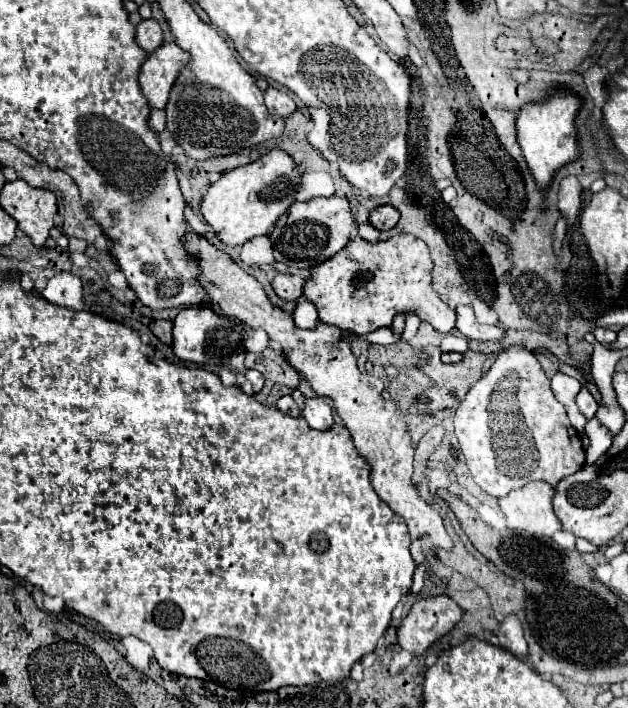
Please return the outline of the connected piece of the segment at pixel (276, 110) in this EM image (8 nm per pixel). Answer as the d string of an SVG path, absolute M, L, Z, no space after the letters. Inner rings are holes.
M268 87L266 93L264 93L264 97L266 97L268 111L274 113L274 115L280 115L282 119L290 117L296 111L296 103L286 93L282 93L276 87Z

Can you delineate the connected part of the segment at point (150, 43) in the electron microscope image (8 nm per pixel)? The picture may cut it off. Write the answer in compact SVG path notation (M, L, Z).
M144 19L144 21L140 21L140 25L136 29L136 43L144 51L148 51L148 53L156 51L162 45L162 39L164 39L162 25L156 19Z

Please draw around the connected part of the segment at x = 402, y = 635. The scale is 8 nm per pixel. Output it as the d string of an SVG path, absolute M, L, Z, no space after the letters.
M448 595L420 597L398 627L398 643L412 655L422 655L438 637L446 635L462 617L462 609Z

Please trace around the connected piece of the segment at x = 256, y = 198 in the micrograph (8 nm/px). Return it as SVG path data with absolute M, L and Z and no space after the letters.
M272 149L258 161L230 169L216 183L212 183L202 199L202 215L214 227L222 243L232 247L244 245L252 237L268 235L278 217L288 213L290 205L296 201L294 195L300 185L302 171L294 159L282 149Z

